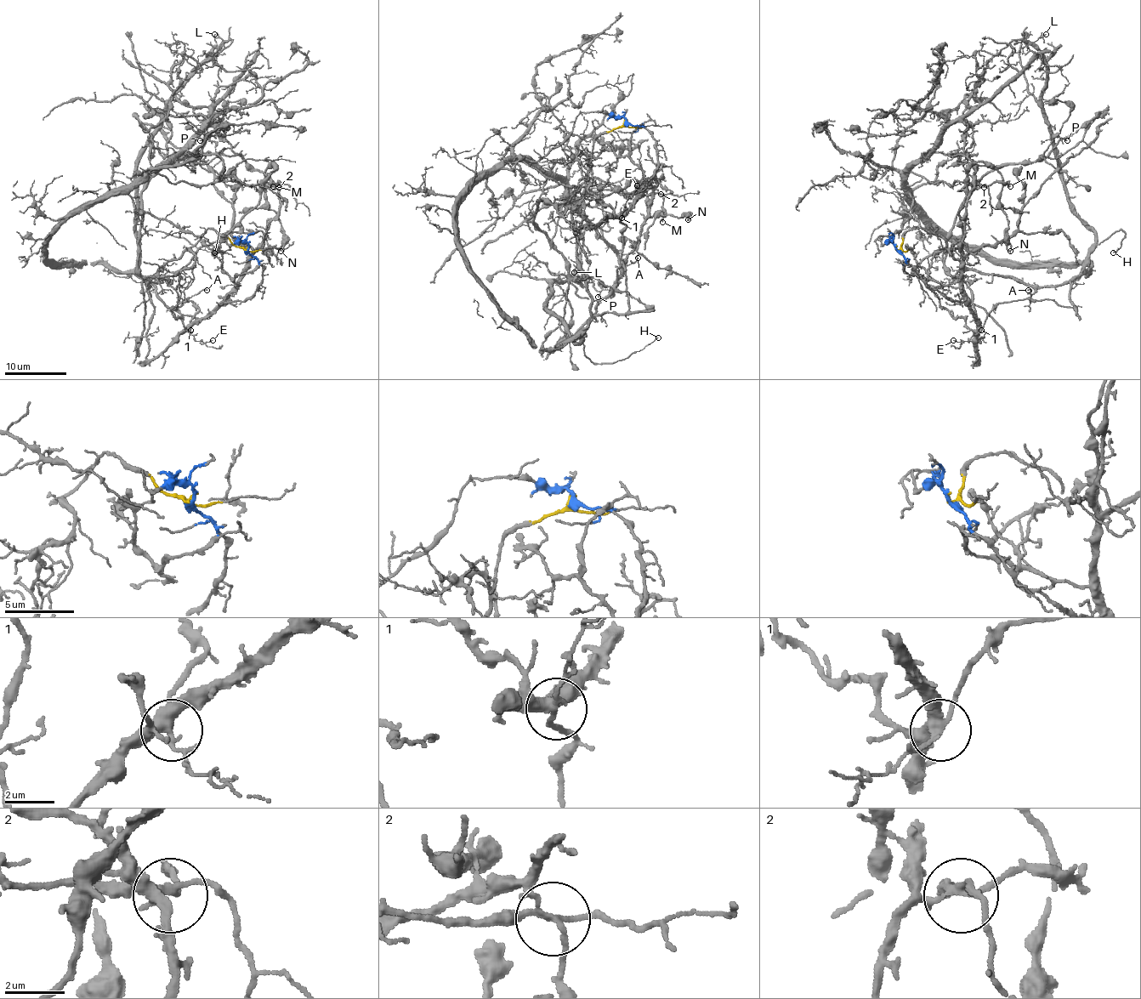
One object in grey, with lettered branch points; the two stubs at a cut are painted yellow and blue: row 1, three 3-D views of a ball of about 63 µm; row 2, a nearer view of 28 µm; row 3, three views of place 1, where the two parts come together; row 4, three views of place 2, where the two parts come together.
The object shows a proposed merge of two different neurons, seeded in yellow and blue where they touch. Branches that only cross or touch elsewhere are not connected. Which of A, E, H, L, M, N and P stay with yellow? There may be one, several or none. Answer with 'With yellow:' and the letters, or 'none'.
With yellow: A, E, H, L

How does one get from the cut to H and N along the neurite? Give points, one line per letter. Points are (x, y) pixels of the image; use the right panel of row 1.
H: (897, 249), (920, 227), (967, 269), (1034, 286), (1066, 284), (1119, 230), (1114, 252)
N: (896, 249), (909, 274), (959, 286), (965, 210), (973, 185), (969, 168), (989, 162), (1001, 176), (1010, 250)

